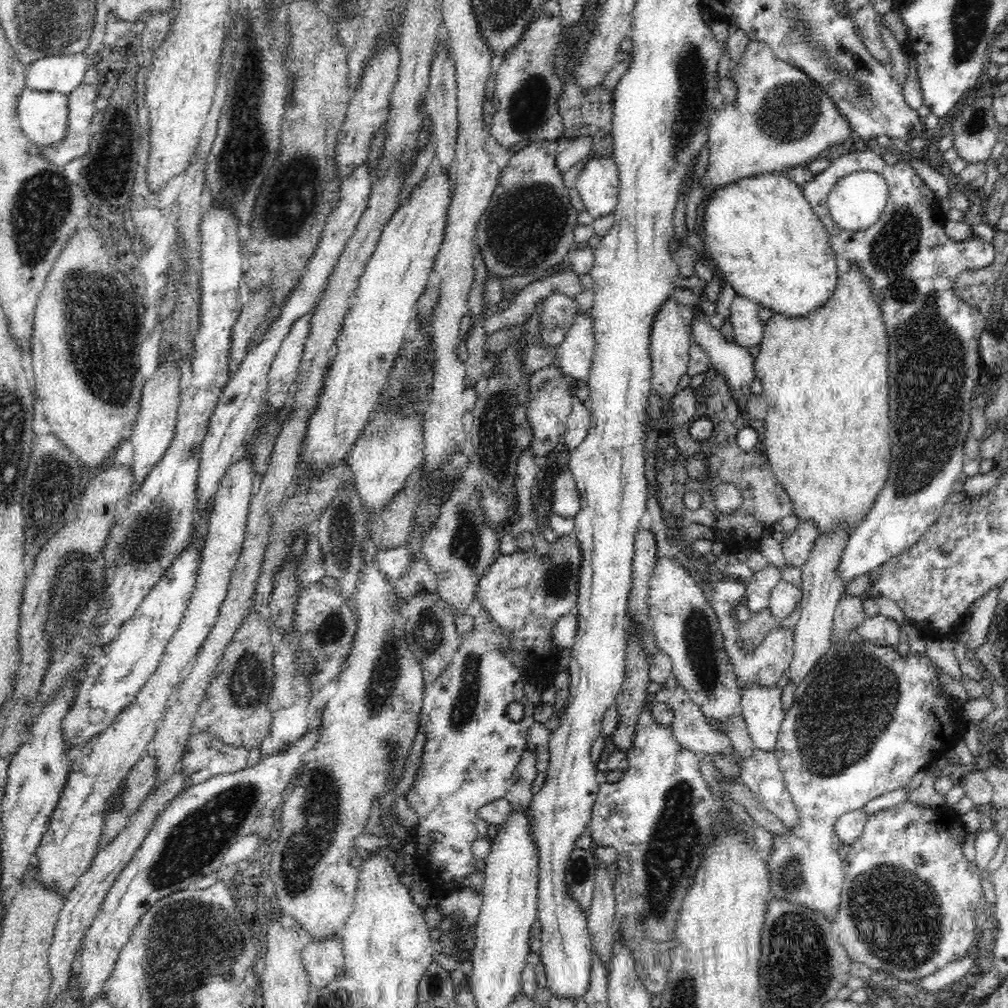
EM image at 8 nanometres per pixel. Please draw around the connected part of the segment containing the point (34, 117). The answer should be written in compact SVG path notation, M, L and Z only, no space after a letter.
M26 87L18 97L17 117L32 142L39 146L53 145L61 141L67 131L67 96Z

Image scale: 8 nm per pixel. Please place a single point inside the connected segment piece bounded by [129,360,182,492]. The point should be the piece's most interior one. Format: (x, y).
(153, 430)

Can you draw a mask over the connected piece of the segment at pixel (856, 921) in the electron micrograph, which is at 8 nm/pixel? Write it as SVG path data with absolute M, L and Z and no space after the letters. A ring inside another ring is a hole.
M907 800L868 816L860 838L849 846L850 852L842 862L844 882L840 894L839 910L836 920L834 920L840 943L847 950L848 956L853 962L860 962L874 970L888 972L901 982L910 982L916 978L921 979L929 974L934 974L940 968L944 968L946 964L968 956L968 952L976 940L976 910L978 910L978 904L983 902L983 892L977 864L968 861L961 850L966 836L967 833L964 831L961 817L944 804L939 807L925 808Z

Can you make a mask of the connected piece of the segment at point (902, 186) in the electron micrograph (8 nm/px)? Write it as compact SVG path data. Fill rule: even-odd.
M866 149L862 151L851 151L849 153L837 156L836 158L830 160L829 166L823 170L821 173L816 173L813 179L802 186L804 196L808 199L814 214L818 217L818 220L826 228L827 234L829 235L829 244L832 251L836 254L838 267L840 270L844 270L851 265L858 267L862 271L862 275L868 279L870 283L870 291L874 291L874 296L878 297L878 303L882 307L882 315L884 319L886 334L888 335L889 341L889 419L890 419L890 438L891 438L891 462L890 470L888 472L888 478L886 484L880 490L874 505L866 517L862 518L858 525L849 534L846 548L842 551L842 556L837 568L837 575L843 580L844 583L854 580L856 576L862 576L862 574L868 574L872 572L874 568L882 566L884 562L889 561L898 554L902 554L905 550L908 550L910 546L914 546L916 541L926 532L926 529L941 515L943 512L943 507L945 506L946 497L952 492L954 482L958 480L960 472L962 472L962 466L967 461L964 454L964 441L966 434L970 429L970 402L972 402L972 396L976 395L976 382L978 380L985 380L987 378L988 370L982 364L982 359L978 354L978 341L982 332L986 328L985 317L981 314L976 306L971 306L966 304L962 299L958 297L955 291L955 284L958 276L967 272L979 272L981 269L990 267L994 258L996 258L996 252L994 247L990 242L985 242L982 238L976 236L970 236L966 240L954 241L946 235L944 232L944 223L946 220L945 212L939 206L939 201L935 196L933 191L928 190L925 186L925 182L916 174L916 171L910 166L909 162L904 159L899 160L894 165L888 165L882 155L876 154L876 152L871 149ZM858 171L872 171L881 174L888 185L888 200L885 206L882 216L872 224L867 230L858 230L857 232L841 230L836 227L833 219L830 216L829 210L827 209L827 200L831 188L845 176L849 174L854 174Z

